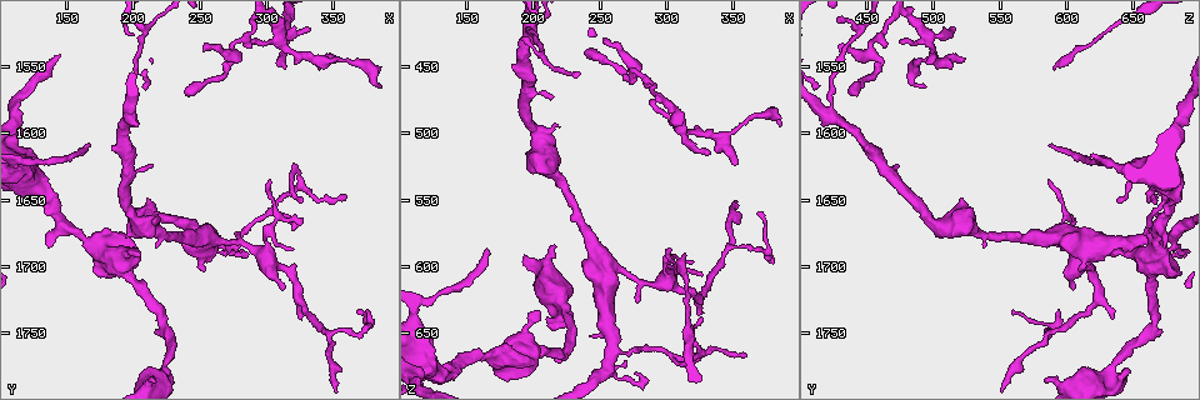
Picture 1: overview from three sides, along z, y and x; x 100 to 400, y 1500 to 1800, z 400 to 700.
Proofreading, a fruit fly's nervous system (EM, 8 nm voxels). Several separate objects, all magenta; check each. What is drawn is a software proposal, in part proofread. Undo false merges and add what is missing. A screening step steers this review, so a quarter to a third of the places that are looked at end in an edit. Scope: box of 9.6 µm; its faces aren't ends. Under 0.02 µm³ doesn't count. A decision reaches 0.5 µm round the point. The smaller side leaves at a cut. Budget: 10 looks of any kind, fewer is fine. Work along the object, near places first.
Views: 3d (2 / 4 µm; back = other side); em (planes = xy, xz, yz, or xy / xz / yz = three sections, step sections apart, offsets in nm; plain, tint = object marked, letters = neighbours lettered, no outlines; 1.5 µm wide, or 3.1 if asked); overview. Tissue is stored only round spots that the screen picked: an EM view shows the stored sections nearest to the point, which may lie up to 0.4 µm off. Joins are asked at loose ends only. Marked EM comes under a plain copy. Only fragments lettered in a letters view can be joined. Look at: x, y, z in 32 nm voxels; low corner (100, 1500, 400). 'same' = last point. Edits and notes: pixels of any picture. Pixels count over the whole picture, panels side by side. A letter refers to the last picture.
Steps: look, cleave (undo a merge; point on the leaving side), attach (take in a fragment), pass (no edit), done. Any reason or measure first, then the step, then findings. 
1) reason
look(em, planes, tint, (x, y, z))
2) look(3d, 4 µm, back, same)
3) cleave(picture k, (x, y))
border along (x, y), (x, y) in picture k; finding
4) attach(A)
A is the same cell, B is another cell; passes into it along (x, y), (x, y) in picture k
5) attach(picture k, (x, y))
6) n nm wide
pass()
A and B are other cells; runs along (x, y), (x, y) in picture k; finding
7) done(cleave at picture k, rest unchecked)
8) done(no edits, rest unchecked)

sharp bend
look(3d, 4 µm, (326, 1640, 666))

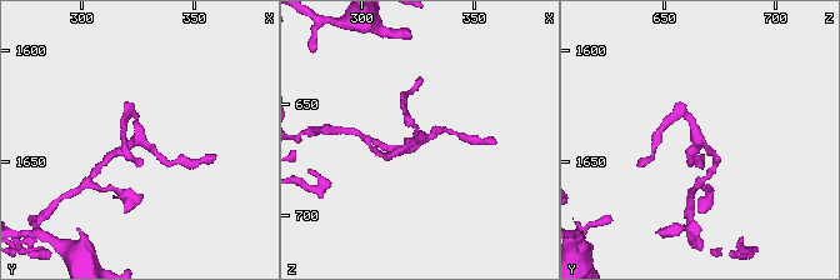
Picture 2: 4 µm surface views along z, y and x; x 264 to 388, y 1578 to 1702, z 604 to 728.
need the tissue
look(em, xz, step 4, tint, (325, 1639, 664))

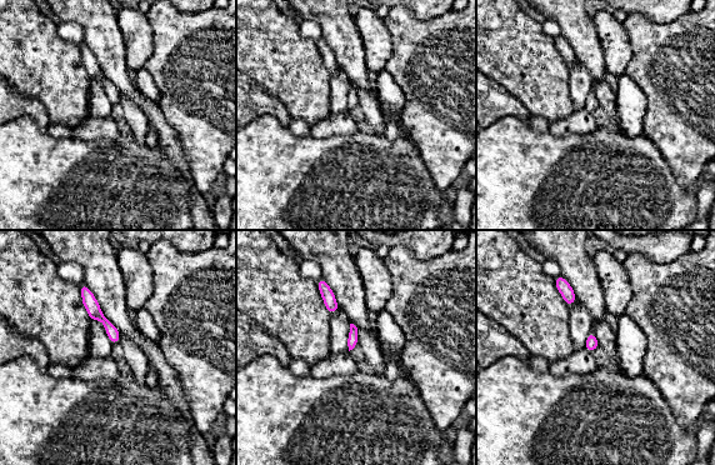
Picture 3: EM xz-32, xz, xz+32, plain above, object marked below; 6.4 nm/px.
look(em, planes, letters, same)

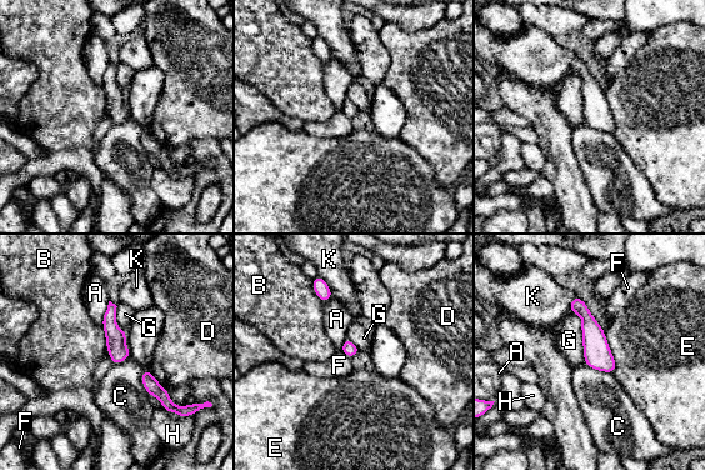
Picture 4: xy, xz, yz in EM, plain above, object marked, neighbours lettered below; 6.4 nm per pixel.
G touches over 360 nm
pass()
A, B, C, D, E, F, G, H and K are other cells; border along (570, 311), (581, 320), (585, 364) in picture 4; continuous, no second neuron

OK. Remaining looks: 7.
branch stops here
look(3d, 2 µm, (312, 1716, 606))

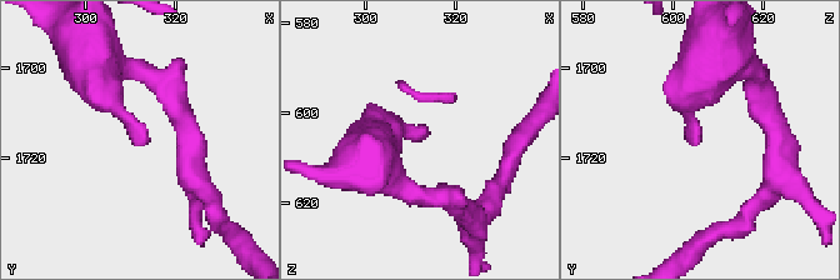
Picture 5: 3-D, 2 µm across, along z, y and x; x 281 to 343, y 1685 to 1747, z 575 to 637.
shape alone is not enough
look(em, xy, step 8, tint, (314, 1717, 604))

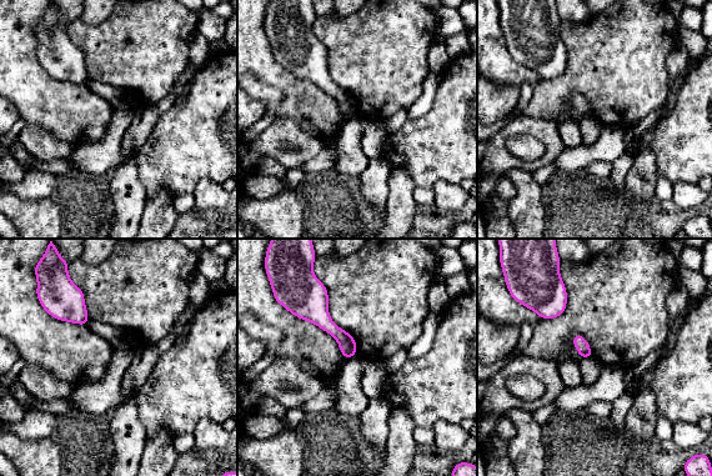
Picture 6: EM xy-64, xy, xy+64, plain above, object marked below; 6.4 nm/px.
cut it another way
look(em, planes, letters, same)

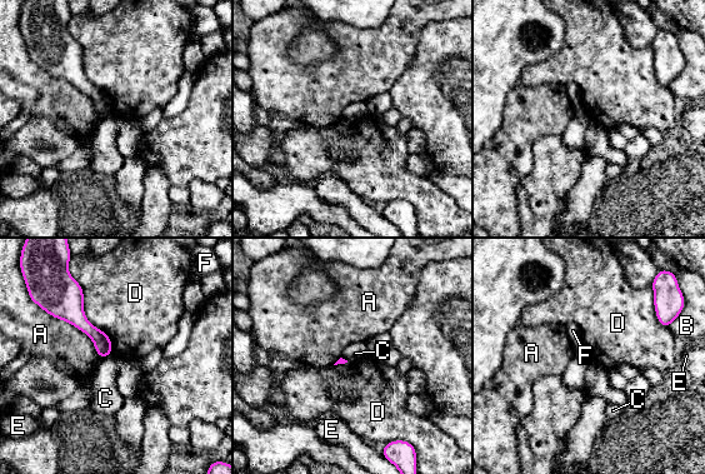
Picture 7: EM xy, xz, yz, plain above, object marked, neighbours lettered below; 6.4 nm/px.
pass()
A, B, C, D, E and F are other cells; border along (113, 349), (101, 359) in picture 7; none of them fits

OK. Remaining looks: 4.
look(em, xz, step 4, letters, (368, 1732, 560))

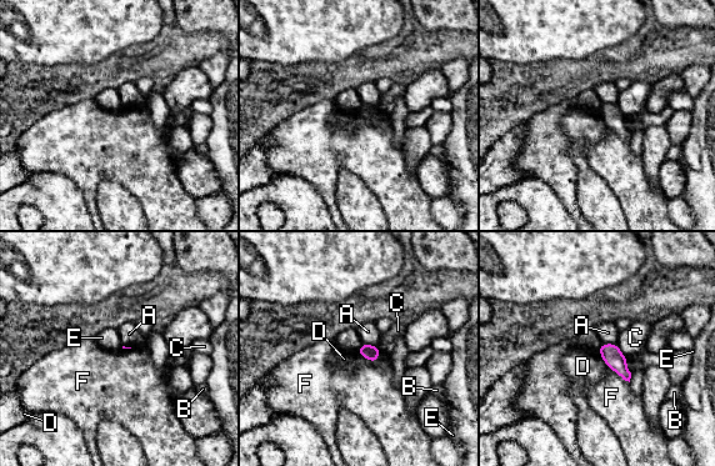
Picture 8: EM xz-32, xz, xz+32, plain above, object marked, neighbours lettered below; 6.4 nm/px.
pass()
A, B, C, D, E and F are other cells; border along (356, 352), (374, 362), (379, 361) in picture 8; none of them fits

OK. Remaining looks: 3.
look(3d, 2 µm, (162, 1680, 666))

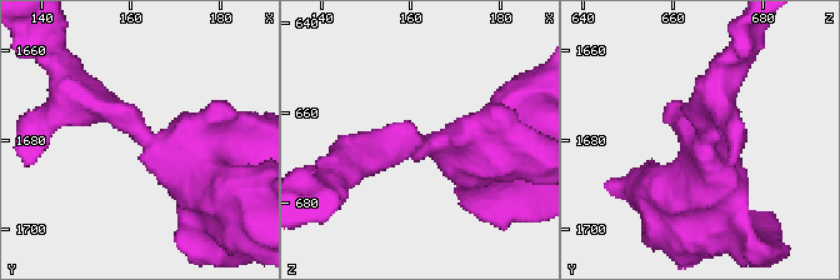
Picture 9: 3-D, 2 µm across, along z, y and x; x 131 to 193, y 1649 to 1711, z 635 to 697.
3 arms; arms of 220, 280, 440 nm; now the EM
look(em, xz, step 8, tint, (164, 1679, 666))

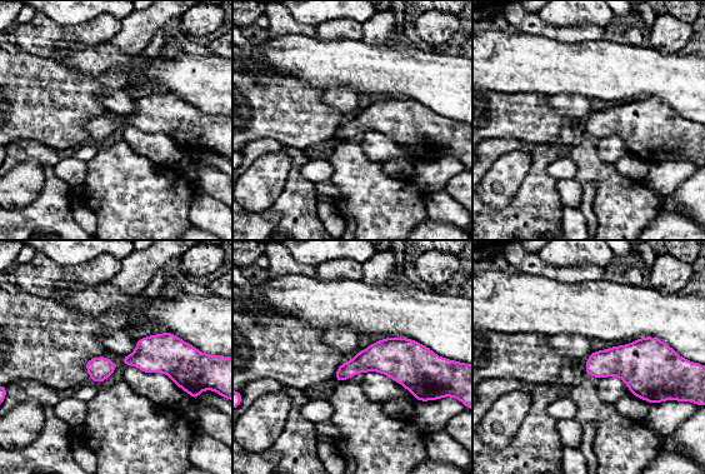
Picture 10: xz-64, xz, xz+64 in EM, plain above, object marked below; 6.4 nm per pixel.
look(em, planes, letters, same)

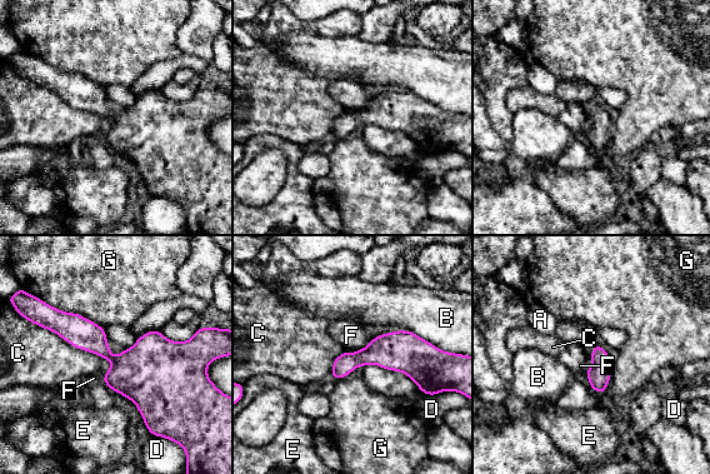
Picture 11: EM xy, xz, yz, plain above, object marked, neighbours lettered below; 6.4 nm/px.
C touches over 500 nm
pass()
A, B, C, D, E, F and G are other cells; border along (373, 338), (366, 345), (355, 352) in picture 11; all the same neuron

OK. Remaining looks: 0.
done(no edits, rest unchecked)

